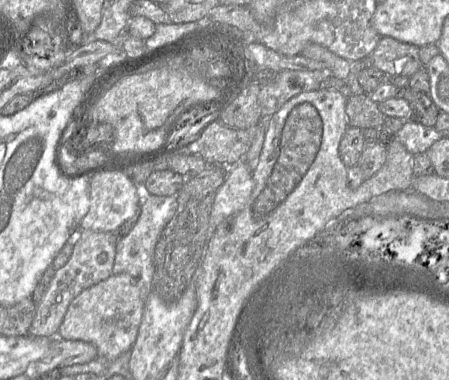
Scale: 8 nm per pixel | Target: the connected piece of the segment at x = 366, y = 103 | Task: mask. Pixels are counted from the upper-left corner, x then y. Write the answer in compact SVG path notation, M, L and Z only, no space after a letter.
M367 94L352 95L347 98L346 115L349 126L360 129L381 128L385 115Z

